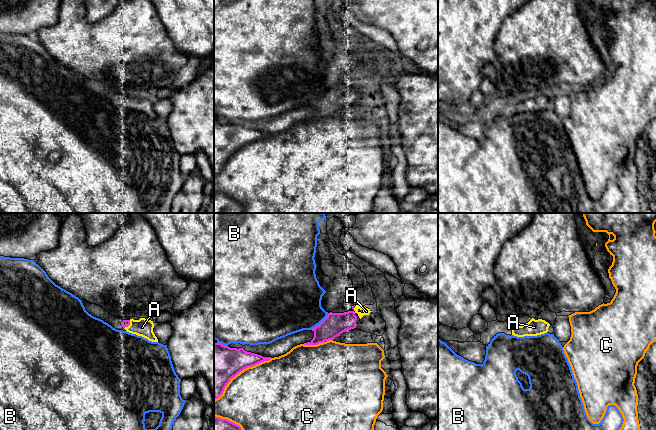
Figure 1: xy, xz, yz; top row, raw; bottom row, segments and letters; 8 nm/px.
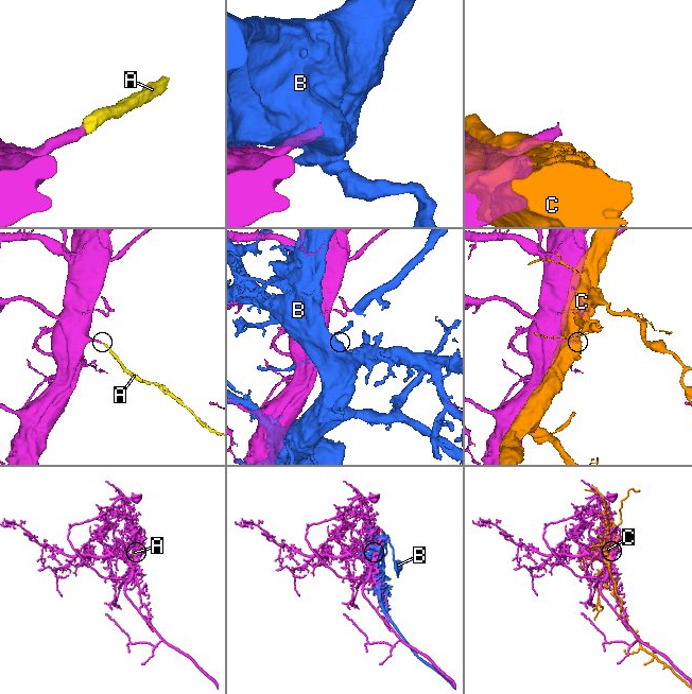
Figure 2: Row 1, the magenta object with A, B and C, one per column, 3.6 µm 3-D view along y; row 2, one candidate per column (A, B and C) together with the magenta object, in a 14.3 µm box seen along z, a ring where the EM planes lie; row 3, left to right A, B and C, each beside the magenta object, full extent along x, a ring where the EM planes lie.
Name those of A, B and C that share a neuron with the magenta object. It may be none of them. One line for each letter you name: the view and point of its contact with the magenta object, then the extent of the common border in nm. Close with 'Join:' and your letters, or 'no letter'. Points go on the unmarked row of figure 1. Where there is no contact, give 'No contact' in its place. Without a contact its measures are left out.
A: Touches magenta at xy (128, 101). Shared border 90 nm
Join: A

